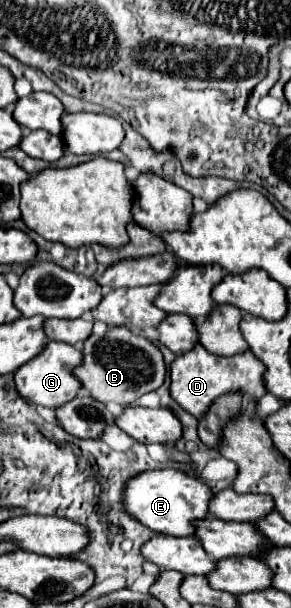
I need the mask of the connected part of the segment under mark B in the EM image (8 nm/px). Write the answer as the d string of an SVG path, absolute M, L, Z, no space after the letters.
M110 327L104 337L90 335L84 341L84 361L74 375L96 401L134 405L144 393L156 391L166 379L166 365L160 349L144 337L134 335L128 327Z

